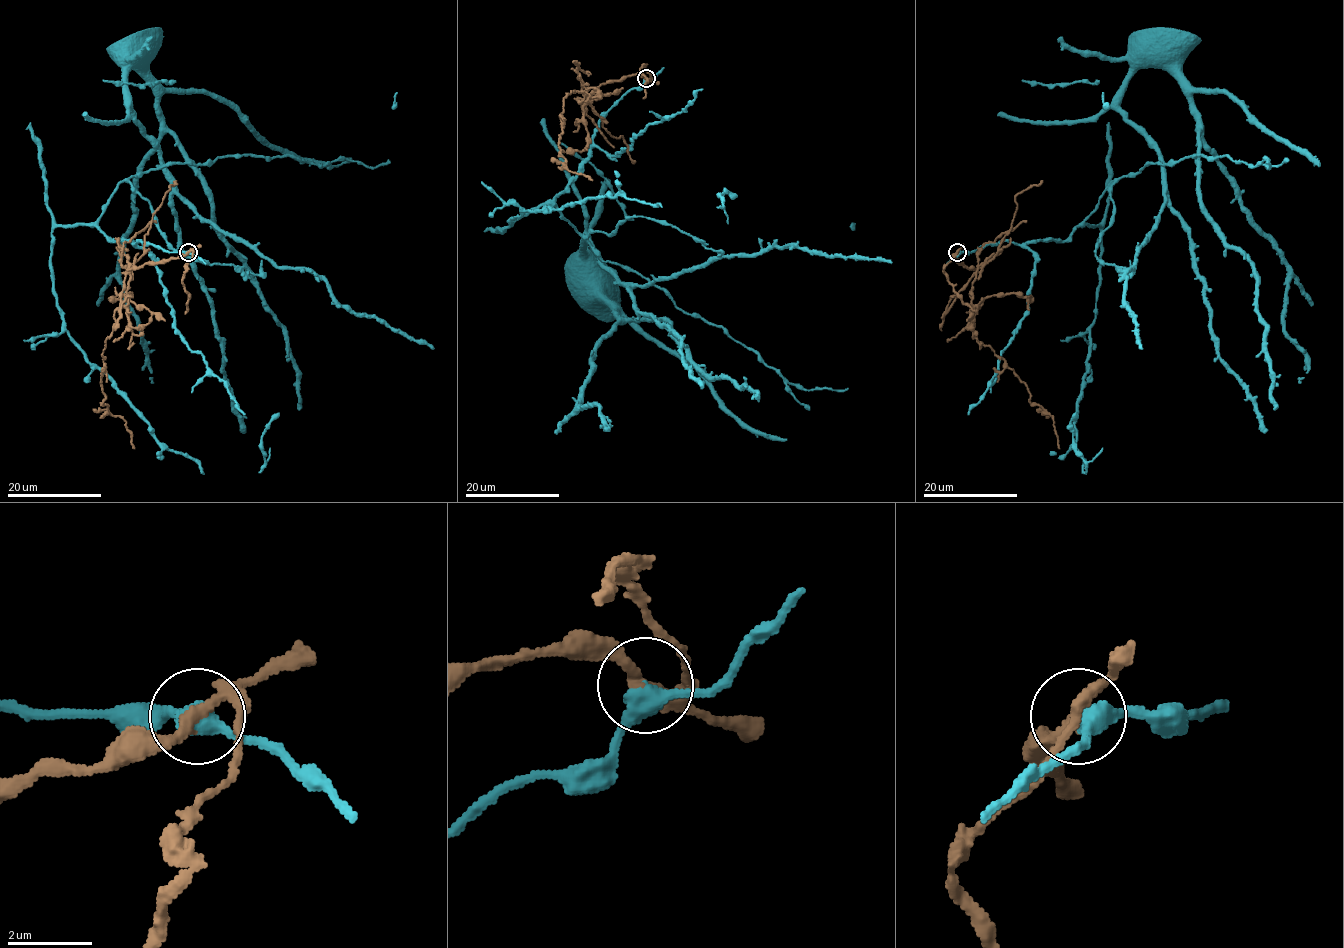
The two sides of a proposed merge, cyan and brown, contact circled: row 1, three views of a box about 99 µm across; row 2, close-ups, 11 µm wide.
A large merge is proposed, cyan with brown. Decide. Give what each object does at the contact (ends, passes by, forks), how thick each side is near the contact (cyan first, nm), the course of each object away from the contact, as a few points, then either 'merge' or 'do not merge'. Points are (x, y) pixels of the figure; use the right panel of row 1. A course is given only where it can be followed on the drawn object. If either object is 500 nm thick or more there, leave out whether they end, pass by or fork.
cyan passes by | brown passes by | 440/240 nm | cyan via (957, 253), (1064, 241), (1114, 181), (1095, 255), (1132, 273), (1165, 179), (1119, 91), (1161, 66), (1273, 410) | brown via (957, 253), (956, 260), (976, 270), (971, 329), (1025, 385), (1030, 401), (1051, 416), (1060, 449) | do not merge

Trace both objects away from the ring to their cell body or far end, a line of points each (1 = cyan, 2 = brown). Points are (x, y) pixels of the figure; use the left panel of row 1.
1: (188, 253), (97, 228), (128, 181), (173, 248), (260, 273), (177, 191), (133, 66), (283, 327), (299, 410)
2: (188, 253), (129, 270), (127, 303), (115, 310), (114, 329), (105, 340), (103, 401), (125, 421), (134, 449)

